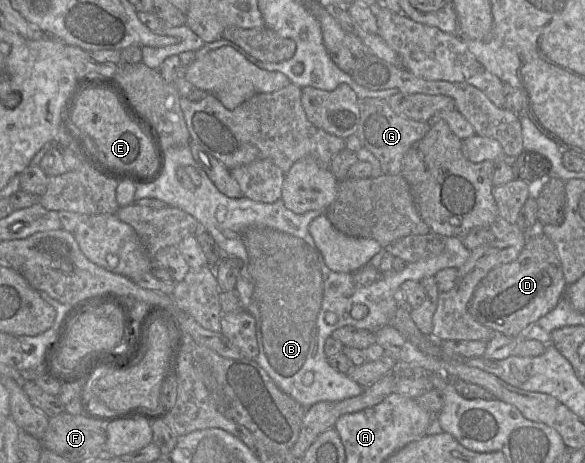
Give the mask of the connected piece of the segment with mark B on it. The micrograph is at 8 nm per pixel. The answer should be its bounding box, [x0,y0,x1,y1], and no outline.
[134,146,471,408]

